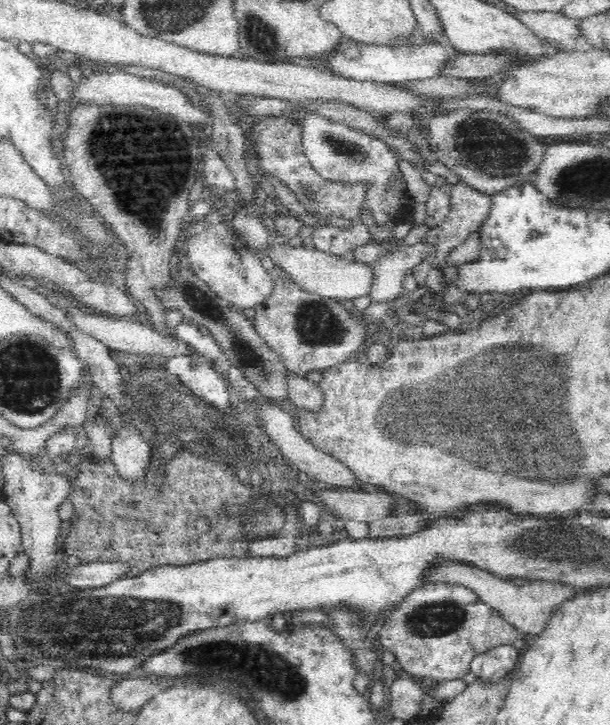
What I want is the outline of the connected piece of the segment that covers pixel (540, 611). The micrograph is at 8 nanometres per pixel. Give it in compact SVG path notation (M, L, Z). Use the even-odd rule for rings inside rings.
M440 562L428 572L428 582L444 581L446 583L456 583L478 594L484 603L495 608L503 619L511 624L522 636L533 638L543 632L547 621L554 616L554 610L560 604L566 604L568 600L575 597L577 589L571 586L564 586L559 582L528 582L525 585L515 585L511 581L505 581L493 574L468 566L467 564L455 564L455 562Z

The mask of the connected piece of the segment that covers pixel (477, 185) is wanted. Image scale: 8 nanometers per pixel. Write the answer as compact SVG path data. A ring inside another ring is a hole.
M454 162L451 168L455 175L466 186L478 190L478 192L485 193L486 195L496 195L508 188L514 183L522 182L521 177L514 176L514 178L502 178L500 176L488 176L480 171L475 171L465 166L458 165Z

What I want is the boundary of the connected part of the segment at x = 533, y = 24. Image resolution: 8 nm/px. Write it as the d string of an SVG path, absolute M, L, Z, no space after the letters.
M518 13L522 21L540 40L552 44L560 52L575 52L580 46L582 31L579 20L570 19L562 13Z

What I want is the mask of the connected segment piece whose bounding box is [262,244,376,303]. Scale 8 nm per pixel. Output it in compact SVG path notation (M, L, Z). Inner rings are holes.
M284 245L268 246L268 250L262 251L267 253L273 259L274 264L282 266L288 274L291 275L291 279L306 292L317 294L318 296L324 296L328 300L341 300L342 302L351 303L356 298L362 298L362 296L370 296L372 294L372 288L374 288L374 282L376 282L376 275L374 275L374 266L368 263L352 260L351 258L337 257L330 253L318 250L318 249L306 249L304 247L289 247Z

